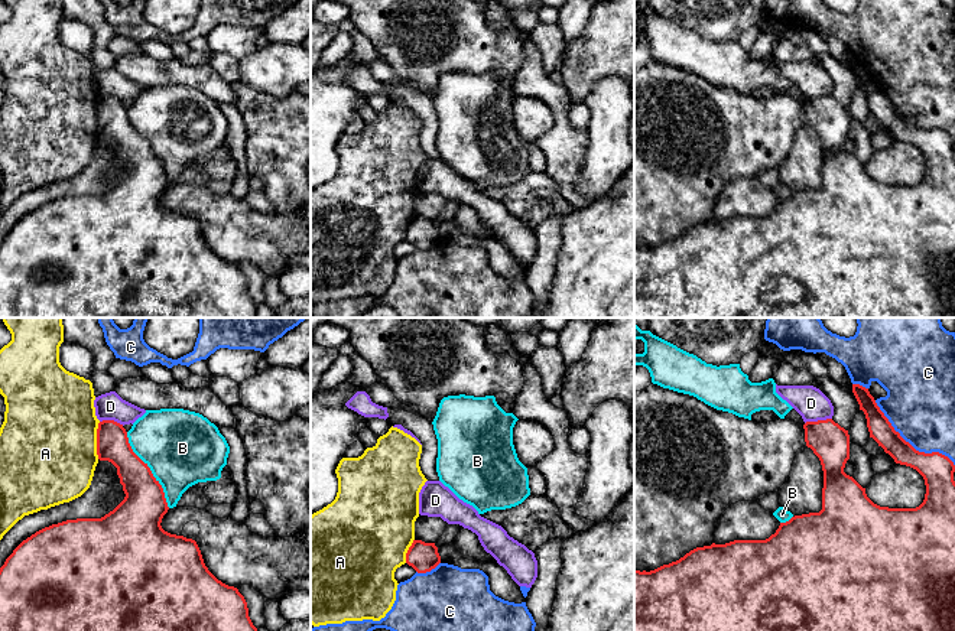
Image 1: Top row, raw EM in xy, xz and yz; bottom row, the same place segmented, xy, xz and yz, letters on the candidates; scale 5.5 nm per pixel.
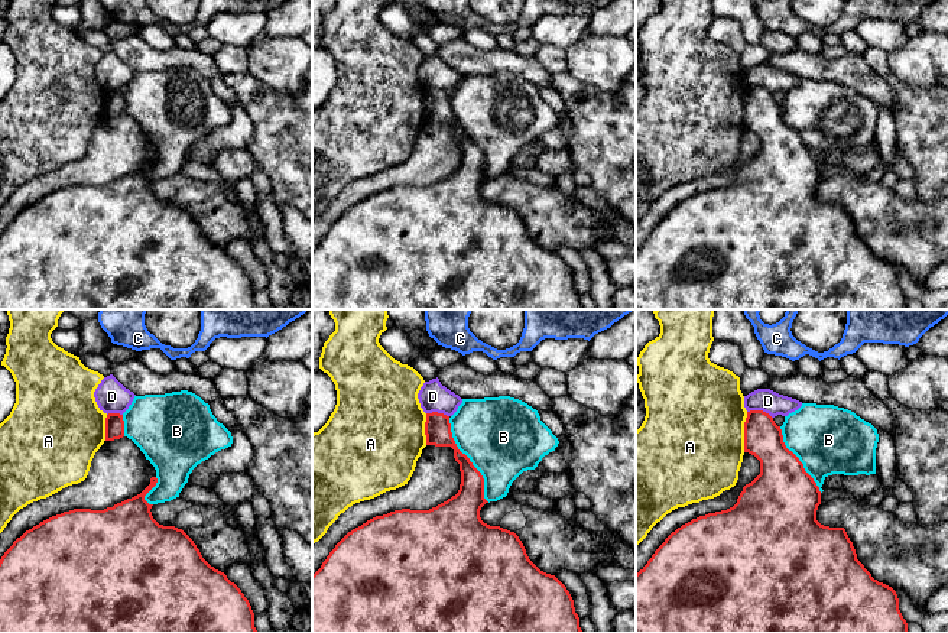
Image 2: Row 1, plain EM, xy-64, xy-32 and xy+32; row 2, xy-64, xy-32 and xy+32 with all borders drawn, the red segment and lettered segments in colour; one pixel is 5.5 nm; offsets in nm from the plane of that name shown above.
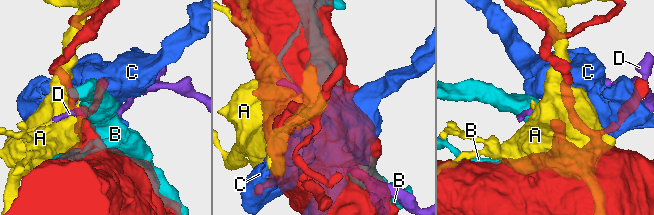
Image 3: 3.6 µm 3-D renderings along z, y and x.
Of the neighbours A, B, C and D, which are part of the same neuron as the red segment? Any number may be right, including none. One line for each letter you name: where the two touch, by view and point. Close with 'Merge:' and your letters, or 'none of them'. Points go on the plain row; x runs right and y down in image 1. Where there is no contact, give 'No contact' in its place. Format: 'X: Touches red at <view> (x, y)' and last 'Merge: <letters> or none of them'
Merge: none of them

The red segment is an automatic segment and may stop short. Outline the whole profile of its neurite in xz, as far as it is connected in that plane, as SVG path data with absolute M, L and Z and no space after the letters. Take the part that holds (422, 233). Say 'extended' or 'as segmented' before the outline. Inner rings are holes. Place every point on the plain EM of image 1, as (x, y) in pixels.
as segmented; M413 217L406 230L406 240L412 243L418 250L431 248L441 240L438 224L435 219Z

